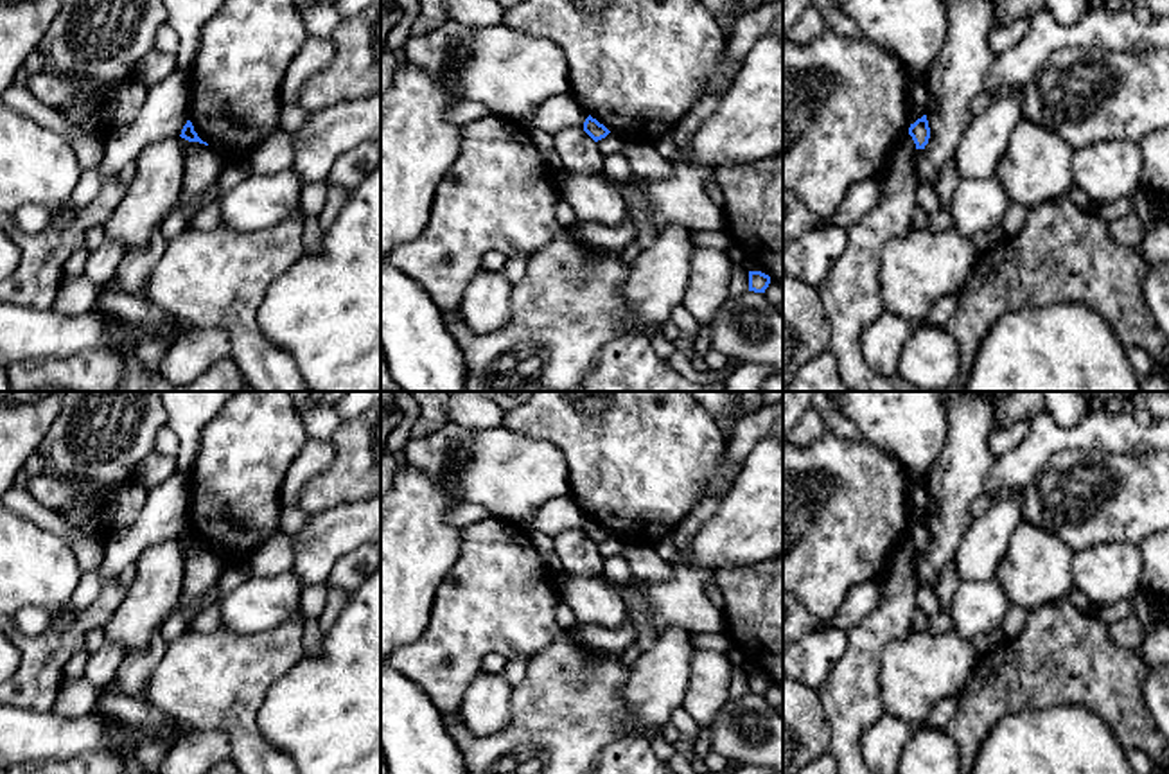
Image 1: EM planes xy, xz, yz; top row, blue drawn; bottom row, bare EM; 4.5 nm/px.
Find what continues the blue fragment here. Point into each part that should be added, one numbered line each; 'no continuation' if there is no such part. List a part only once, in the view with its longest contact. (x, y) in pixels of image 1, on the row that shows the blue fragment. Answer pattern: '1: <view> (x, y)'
no continuation

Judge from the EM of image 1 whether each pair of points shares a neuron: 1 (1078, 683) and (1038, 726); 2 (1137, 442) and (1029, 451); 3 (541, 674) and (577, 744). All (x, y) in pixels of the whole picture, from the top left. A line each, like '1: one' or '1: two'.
1: two
2: one
3: one

